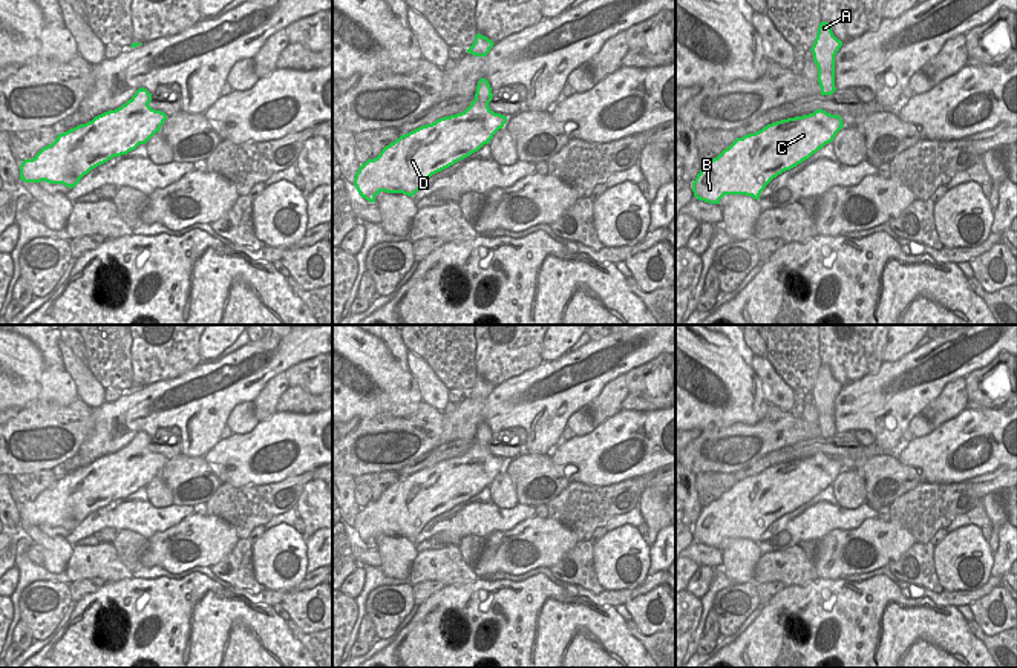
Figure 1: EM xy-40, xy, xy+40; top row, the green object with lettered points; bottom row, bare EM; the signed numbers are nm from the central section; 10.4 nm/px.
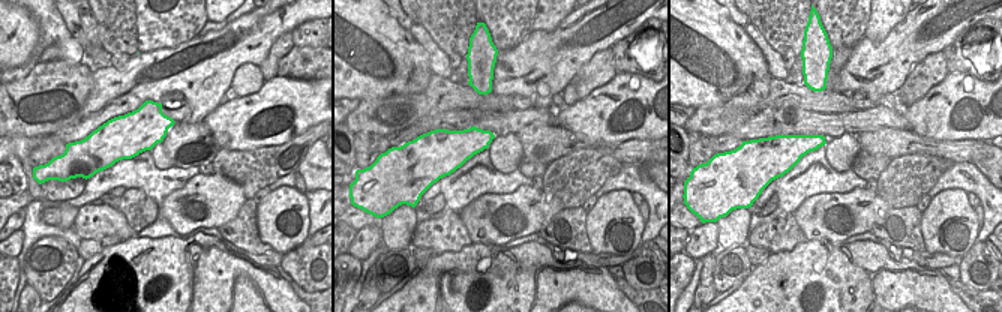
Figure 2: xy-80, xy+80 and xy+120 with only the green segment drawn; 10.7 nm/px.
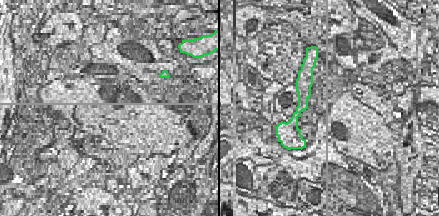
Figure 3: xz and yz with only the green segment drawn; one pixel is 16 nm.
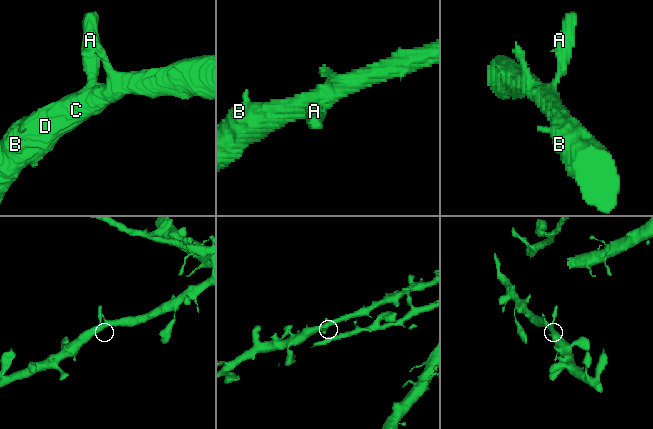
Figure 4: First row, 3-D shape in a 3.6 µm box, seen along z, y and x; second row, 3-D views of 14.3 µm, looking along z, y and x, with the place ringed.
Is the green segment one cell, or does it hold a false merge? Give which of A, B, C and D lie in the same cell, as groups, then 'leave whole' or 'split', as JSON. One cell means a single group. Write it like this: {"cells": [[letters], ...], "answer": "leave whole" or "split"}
{"cells": [["A", "B", "C", "D"]], "answer": "leave whole"}

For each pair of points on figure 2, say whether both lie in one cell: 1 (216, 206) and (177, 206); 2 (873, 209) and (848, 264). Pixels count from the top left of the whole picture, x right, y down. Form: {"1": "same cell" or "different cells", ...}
{"1": "same cell", "2": "different cells"}

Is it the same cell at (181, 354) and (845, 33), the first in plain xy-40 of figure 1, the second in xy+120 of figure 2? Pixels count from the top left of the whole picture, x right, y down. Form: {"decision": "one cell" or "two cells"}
{"decision": "one cell"}

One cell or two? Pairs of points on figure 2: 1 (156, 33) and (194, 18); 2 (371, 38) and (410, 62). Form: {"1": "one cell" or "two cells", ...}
{"1": "one cell", "2": "one cell"}

